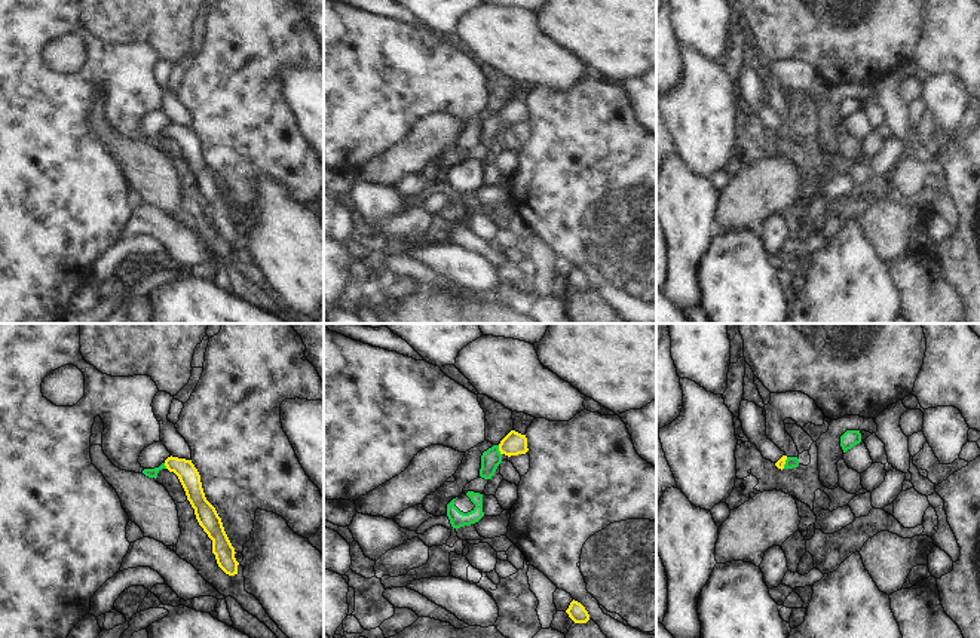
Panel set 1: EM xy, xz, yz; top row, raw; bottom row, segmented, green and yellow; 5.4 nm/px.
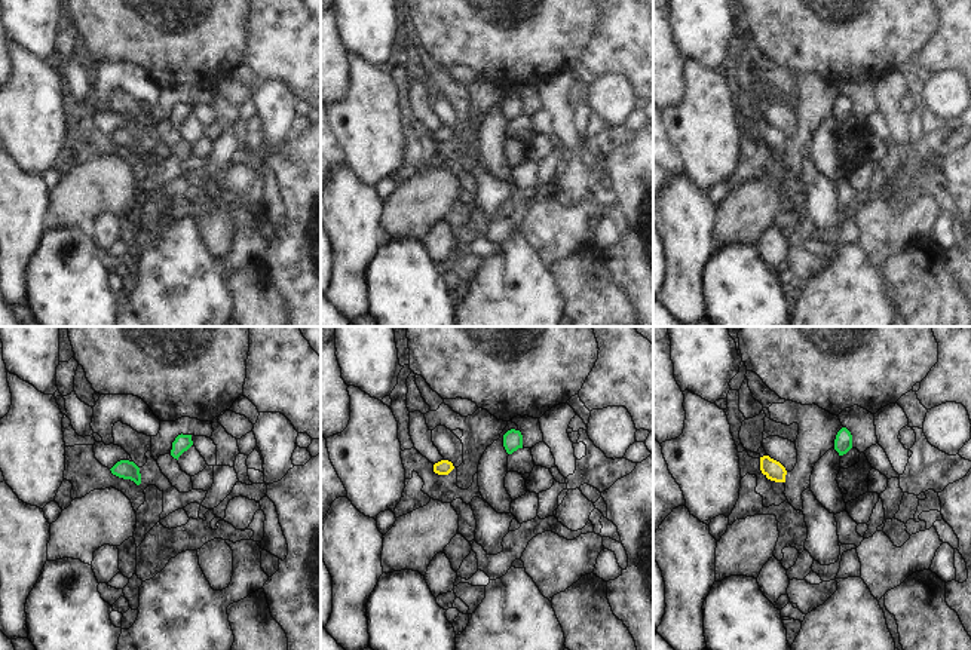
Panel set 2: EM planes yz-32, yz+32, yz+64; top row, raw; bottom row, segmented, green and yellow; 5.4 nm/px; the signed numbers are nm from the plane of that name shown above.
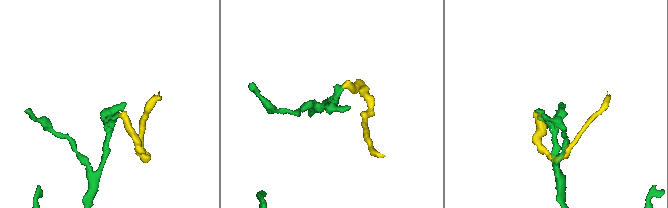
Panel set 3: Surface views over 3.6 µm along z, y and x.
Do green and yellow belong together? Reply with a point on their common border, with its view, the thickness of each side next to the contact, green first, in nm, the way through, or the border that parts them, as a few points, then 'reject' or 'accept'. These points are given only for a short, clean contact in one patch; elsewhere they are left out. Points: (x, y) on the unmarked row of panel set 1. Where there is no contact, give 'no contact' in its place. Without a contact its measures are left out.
meets green in xz at (498, 117); 110 nm thick on the green side, 120 nm on the other; runs through xz (490, 126), (498, 117), (513, 112); accept

